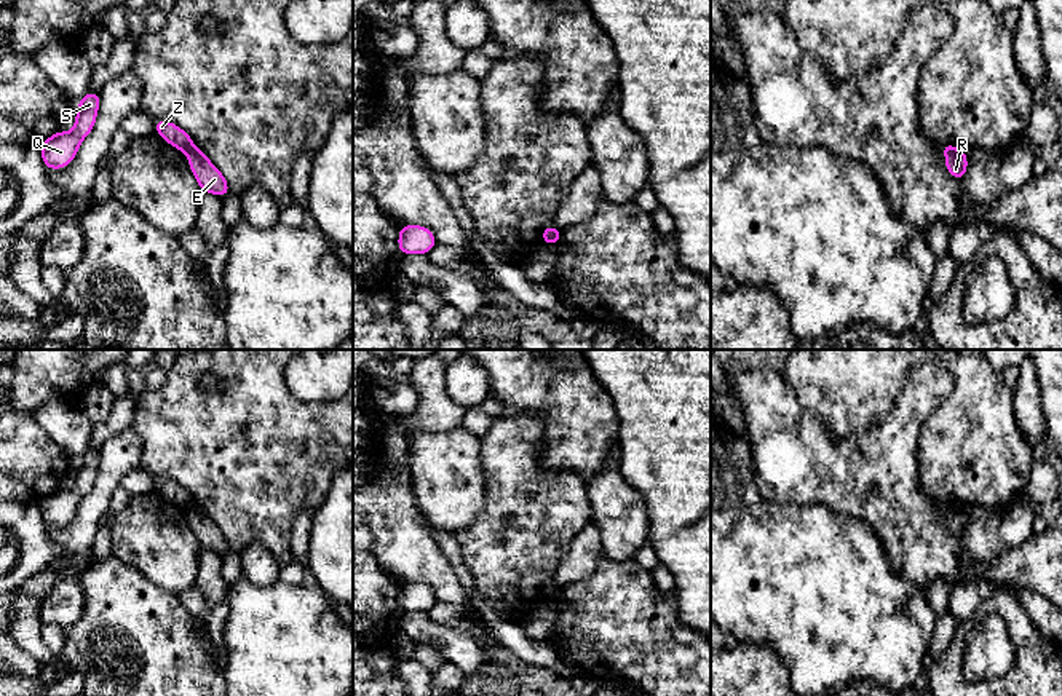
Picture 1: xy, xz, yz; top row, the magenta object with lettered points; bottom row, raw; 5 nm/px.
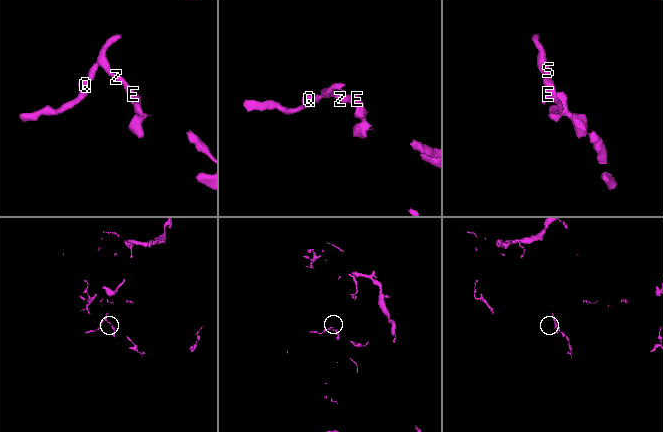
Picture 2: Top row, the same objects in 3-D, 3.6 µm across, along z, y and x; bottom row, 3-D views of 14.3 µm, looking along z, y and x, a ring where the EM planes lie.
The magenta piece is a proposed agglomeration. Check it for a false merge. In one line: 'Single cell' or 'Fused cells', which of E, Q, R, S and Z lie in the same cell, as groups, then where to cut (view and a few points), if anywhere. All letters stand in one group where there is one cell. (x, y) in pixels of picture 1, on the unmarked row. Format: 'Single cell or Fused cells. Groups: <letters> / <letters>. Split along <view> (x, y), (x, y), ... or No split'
Fused cells. Groups: E R / Q S Z. Split along yz (958, 508), (946, 513)

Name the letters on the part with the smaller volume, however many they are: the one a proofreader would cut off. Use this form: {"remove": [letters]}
{"remove": ["Q", "S", "Z"]}

